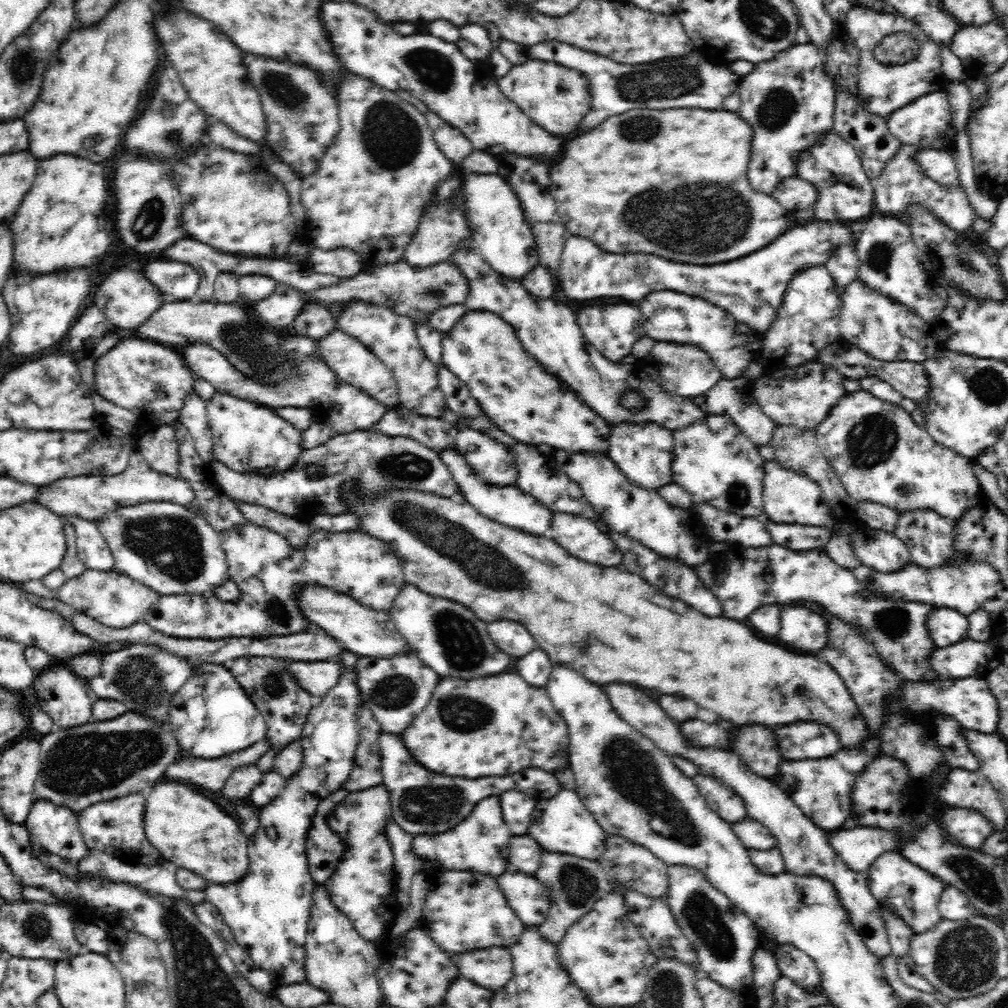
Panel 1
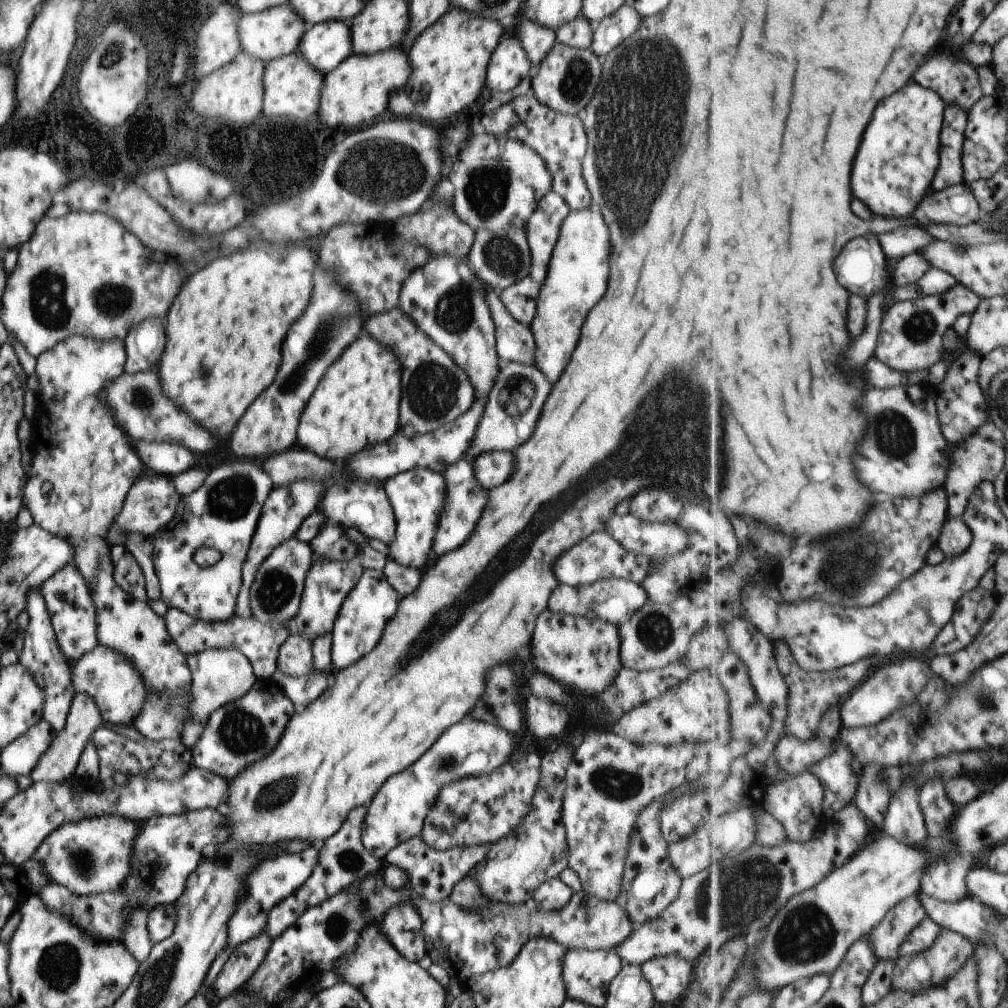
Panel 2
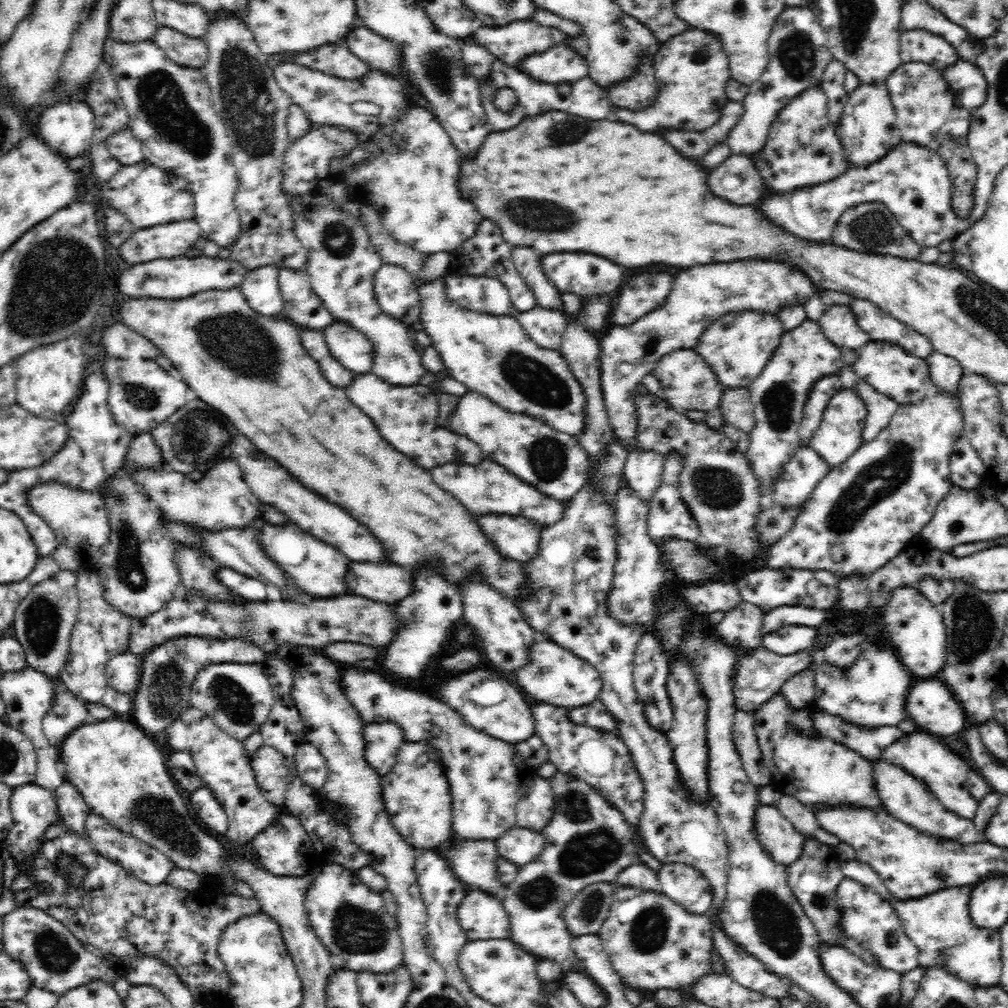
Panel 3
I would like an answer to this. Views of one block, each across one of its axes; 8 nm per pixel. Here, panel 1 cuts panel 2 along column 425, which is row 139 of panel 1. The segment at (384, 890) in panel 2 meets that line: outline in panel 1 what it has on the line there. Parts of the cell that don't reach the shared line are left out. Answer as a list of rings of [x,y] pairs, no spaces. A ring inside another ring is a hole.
[[[945,89],[928,92],[910,104],[894,110],[886,117],[888,130],[904,144],[920,145],[922,148],[942,150],[947,140],[948,129],[951,129],[950,107]]]

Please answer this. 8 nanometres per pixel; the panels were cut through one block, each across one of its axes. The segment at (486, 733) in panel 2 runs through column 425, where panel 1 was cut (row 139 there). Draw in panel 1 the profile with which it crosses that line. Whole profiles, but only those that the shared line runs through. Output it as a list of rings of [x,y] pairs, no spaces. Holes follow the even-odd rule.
[[[811,42],[796,43],[782,50],[772,60],[758,62],[755,70],[744,76],[742,83],[736,88],[734,93],[740,95],[738,114],[742,114],[742,118],[754,127],[754,154],[748,170],[748,178],[754,190],[770,195],[784,178],[796,177],[799,167],[798,154],[812,148],[818,142],[818,138],[833,130],[836,86],[833,77],[826,71],[826,58],[827,54]]]

